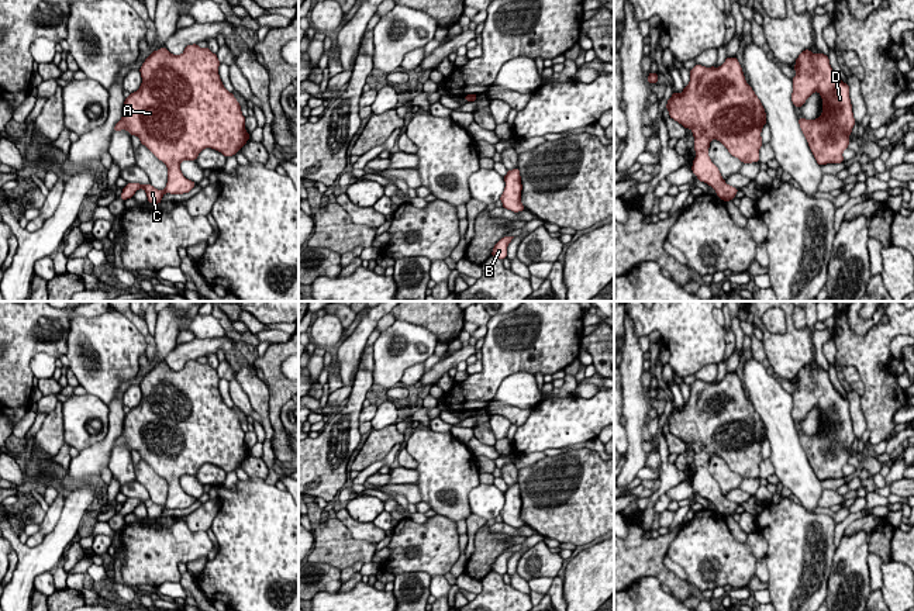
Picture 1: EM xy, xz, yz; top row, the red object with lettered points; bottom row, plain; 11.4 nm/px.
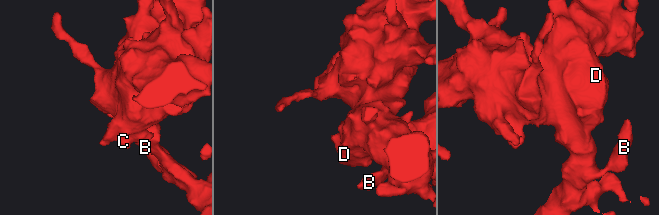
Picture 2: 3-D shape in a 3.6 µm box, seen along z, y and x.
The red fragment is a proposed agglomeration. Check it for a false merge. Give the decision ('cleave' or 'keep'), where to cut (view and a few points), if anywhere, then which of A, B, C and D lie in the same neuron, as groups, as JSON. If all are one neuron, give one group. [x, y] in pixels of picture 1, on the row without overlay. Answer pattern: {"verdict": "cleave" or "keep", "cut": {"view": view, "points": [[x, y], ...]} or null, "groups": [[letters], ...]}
{"verdict": "keep", "cut": null, "groups": [["A", "B", "C", "D"]]}

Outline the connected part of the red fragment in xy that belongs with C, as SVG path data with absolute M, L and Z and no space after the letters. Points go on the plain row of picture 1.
M197 359L187 360L182 370L172 370L162 362L145 374L139 383L141 403L125 414L123 432L114 448L127 445L137 451L141 459L168 481L168 498L163 505L151 500L127 498L120 514L125 517L144 504L148 517L158 519L166 508L189 508L196 498L183 491L182 476L196 476L204 463L215 465L228 473L246 459L249 449L244 441L245 432L234 410L224 403L218 382L217 369Z

